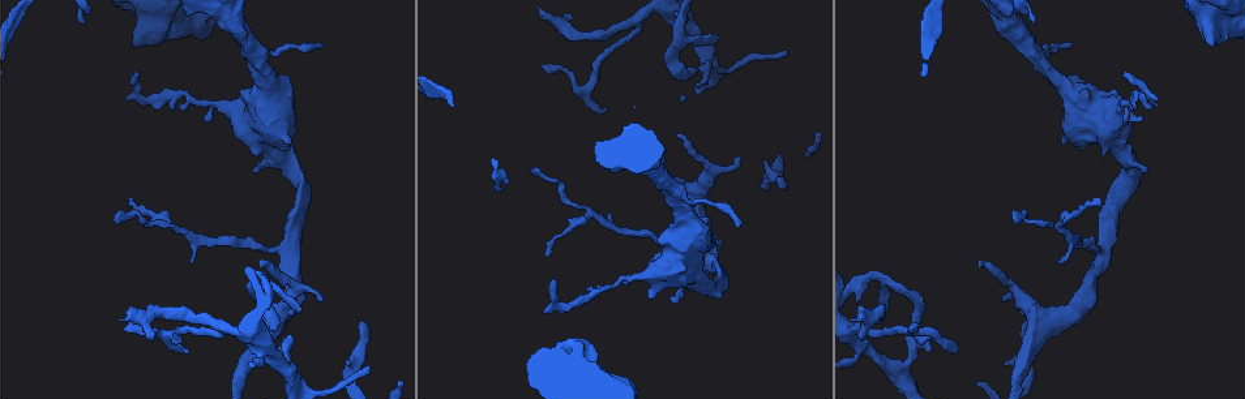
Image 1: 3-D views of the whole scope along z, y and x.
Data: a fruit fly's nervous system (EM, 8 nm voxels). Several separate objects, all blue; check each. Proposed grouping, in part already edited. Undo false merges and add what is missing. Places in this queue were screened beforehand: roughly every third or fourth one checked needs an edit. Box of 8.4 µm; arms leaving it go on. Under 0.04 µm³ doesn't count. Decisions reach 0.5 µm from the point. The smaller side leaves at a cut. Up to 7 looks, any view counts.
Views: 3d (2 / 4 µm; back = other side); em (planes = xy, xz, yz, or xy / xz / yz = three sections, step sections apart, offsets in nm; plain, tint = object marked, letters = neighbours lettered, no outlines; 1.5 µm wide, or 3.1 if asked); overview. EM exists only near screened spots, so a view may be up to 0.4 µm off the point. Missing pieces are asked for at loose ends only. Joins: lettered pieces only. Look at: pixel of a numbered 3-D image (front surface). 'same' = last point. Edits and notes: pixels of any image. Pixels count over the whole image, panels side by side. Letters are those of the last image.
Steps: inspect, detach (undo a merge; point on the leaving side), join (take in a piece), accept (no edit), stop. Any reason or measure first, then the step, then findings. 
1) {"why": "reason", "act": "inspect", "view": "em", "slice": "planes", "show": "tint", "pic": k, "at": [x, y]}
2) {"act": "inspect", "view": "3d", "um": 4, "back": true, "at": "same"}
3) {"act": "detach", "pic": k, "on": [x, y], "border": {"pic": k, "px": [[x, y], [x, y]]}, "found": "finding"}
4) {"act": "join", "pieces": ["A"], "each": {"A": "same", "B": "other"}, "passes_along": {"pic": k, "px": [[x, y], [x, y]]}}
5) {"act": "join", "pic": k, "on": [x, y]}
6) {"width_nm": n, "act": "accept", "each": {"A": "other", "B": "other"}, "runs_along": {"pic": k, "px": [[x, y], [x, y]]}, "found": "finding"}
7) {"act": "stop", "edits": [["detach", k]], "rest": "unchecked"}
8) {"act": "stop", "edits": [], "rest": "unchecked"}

{"why": "free end", "act": "inspect", "view": "em", "slice": "planes", "show": "tint", "pic": 1, "at": [369, 368]}

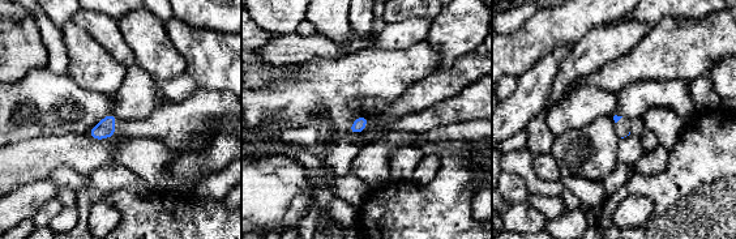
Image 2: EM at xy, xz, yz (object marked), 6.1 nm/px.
{"why": "see the neighbours", "act": "inspect", "view": "em", "slice": "planes", "show": "letters", "at": "same"}

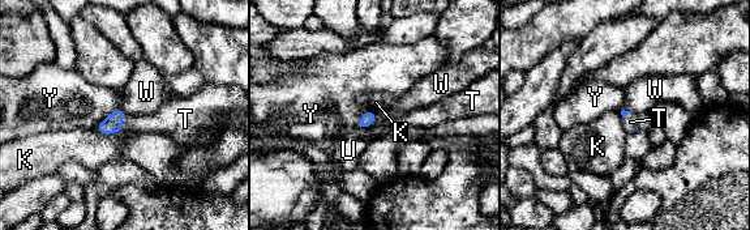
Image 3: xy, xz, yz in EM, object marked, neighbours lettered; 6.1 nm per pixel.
{"act": "join", "pieces": ["T"], "each": {"K": "other", "T": "same", "U": "other", "W": "other", "Y": "other"}, "found": "the cell continues"}

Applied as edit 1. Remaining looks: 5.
{"why": "branch stops here", "act": "inspect", "view": "em", "slice": "planes", "show": "letters", "pic": 1, "at": [675, 301]}

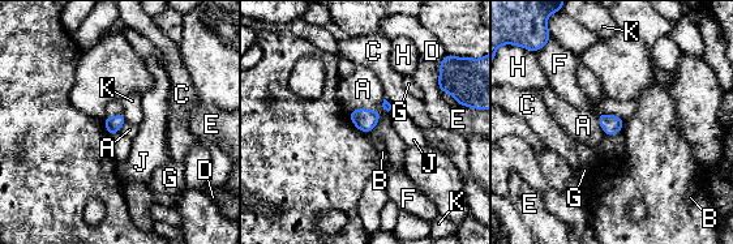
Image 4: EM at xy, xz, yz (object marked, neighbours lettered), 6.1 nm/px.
{"act": "accept", "each": {"A": "other", "B": "other", "C": "other", "D": "other", "E": "other", "F": "other", "G": "other", "H": "other", "J": "other", "K": "other"}, "border": {"pic": 4, "px": [[598, 114], [614, 114], [624, 120]]}, "found": "none of them fits"}

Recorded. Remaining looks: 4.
{"why": "branch stops here", "act": "inspect", "view": "em", "slice": "planes", "show": "letters", "pic": 1, "at": [136, 46]}

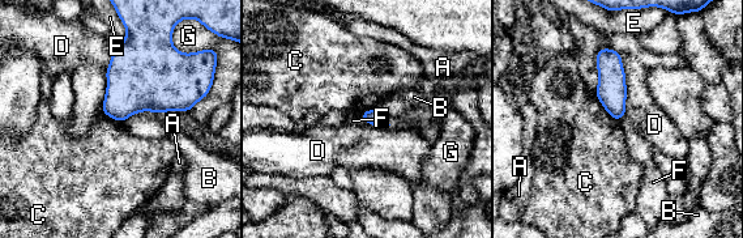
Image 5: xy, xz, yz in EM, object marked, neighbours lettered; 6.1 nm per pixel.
{"act": "accept", "each": {"A": "other", "B": "other", "C": "other", "D": "other", "E": "other", "F": "other", "G": "other"}, "border": {"pic": 5, "px": [[359, 115], [370, 123]]}, "found": "none of them fits"}

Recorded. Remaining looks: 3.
{"act": "stop", "edits": [["join", 3]], "rest": "unchecked"}

